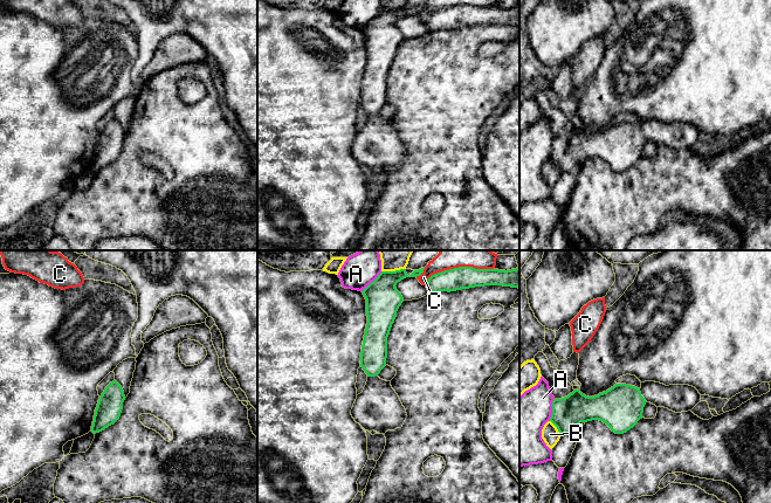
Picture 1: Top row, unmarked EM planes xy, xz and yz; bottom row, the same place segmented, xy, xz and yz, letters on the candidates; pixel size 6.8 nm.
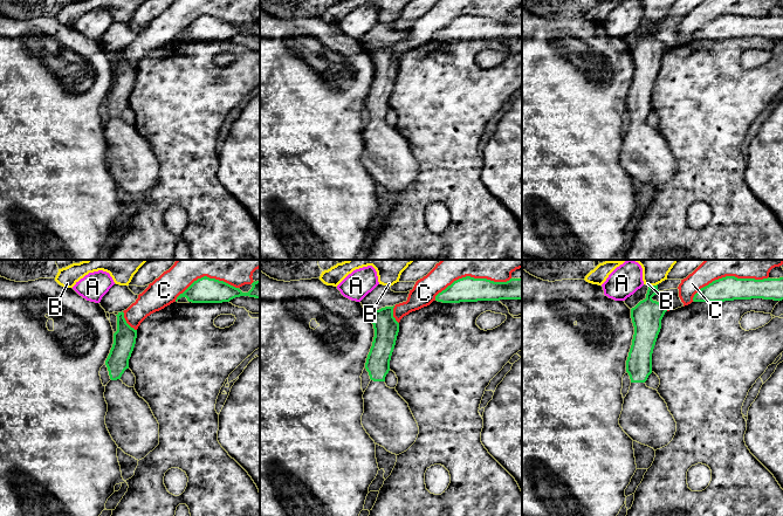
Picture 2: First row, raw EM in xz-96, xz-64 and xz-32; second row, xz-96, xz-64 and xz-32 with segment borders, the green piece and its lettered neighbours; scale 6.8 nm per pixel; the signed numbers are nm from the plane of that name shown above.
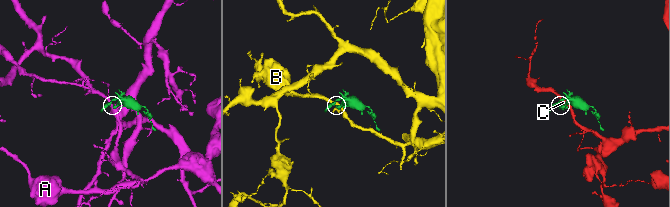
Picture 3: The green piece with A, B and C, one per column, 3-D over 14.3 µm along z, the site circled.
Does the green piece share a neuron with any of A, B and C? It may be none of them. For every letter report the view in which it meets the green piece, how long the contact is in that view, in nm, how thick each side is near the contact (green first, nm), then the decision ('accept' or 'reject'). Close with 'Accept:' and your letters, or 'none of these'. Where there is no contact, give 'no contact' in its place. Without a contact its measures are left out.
A: contact in xz; length 200 nm; calibres 240 and 220 nm; reject
B: contact in xz; length 170 nm; calibres 240 and 220 nm; reject
C: contact in xz; length 480 nm; calibres 160 and 220 nm; reject
Accept: none of these

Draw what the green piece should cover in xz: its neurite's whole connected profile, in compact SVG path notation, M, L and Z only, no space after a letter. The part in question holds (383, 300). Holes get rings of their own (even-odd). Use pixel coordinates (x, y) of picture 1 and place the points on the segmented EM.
M425 268L414 270L409 276L406 269L381 271L363 295L366 299L367 324L360 352L360 366L367 374L366 385L351 409L351 415L365 430L385 434L401 428L407 413L391 381L378 377L386 366L387 337L404 298L397 290L398 282L417 277Z

